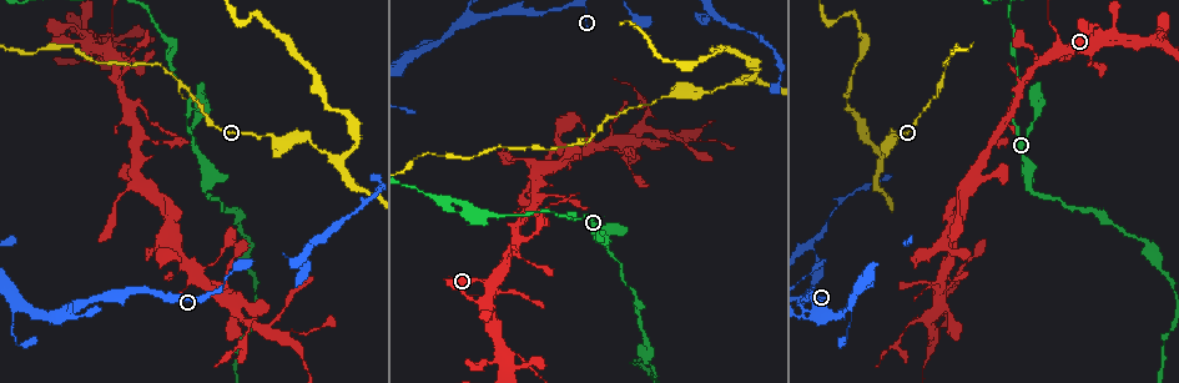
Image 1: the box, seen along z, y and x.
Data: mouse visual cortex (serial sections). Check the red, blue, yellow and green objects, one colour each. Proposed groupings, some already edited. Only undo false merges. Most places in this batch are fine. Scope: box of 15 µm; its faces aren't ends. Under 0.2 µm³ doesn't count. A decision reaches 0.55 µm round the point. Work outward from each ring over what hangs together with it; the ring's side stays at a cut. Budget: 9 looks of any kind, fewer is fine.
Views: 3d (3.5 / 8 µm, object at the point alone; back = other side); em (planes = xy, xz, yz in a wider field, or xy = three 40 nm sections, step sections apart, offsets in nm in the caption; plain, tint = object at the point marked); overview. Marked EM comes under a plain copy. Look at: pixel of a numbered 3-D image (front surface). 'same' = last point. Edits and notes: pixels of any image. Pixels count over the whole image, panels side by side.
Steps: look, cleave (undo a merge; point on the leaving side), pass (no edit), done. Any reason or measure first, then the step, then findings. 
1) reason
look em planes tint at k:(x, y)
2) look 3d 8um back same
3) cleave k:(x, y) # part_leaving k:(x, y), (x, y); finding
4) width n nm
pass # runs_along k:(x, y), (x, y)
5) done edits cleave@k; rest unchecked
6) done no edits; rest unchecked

three-way junction
look 3d 3.5um at 1:(339, 159)

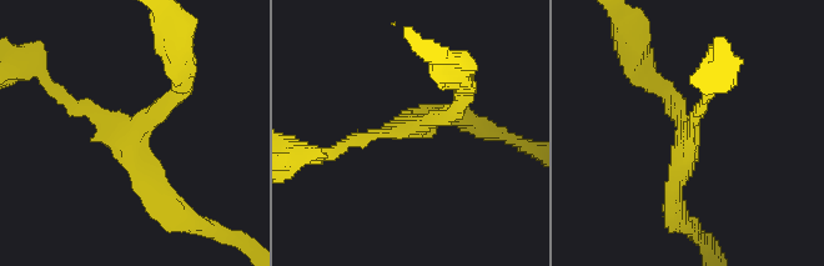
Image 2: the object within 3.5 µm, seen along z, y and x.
arms 3; arm_widths 150, 200, 250 nm
look em xy step 5 tint at 2:(690, 132)

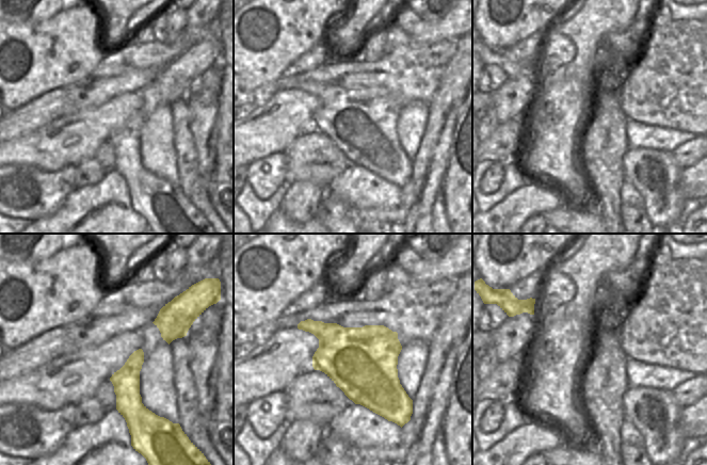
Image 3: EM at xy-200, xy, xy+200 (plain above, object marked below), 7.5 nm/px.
pass # runs_along 2:(336, 150), (447, 118), (462, 95); one cell here

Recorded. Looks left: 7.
sudden change in width
look 3d 3.5um at 1:(111, 26)

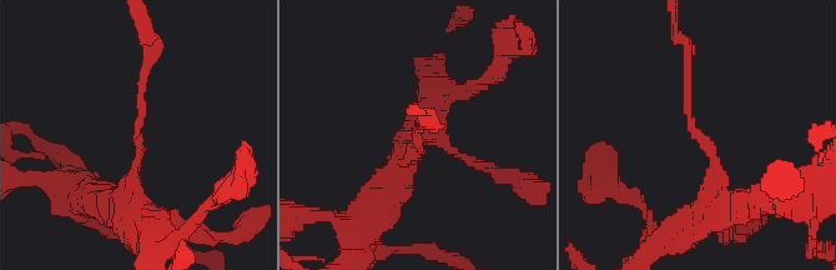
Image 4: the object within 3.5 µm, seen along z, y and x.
arm_widths 100, 350 nm; now the EM
look em xy step 5 tint at 4:(141, 144)

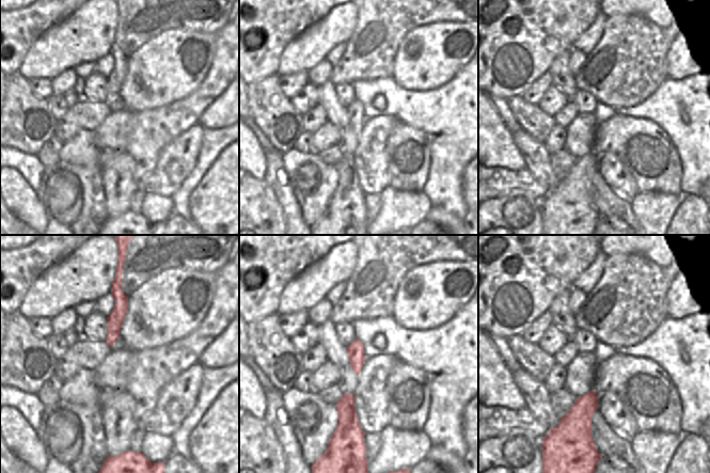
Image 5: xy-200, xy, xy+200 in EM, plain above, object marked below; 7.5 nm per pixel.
cut it another way
look em planes tint same

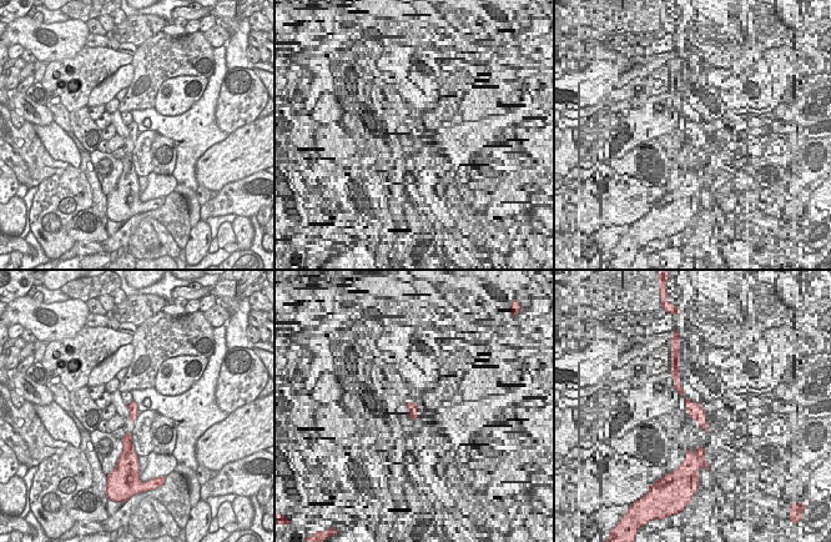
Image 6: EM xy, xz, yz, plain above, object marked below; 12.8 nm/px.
width 130 nm
pass # runs_along 4:(733, 206), (690, 125), (688, 60); one cell here

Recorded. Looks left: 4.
a narrow waist
look 3d 8um at 1:(1016, 82)

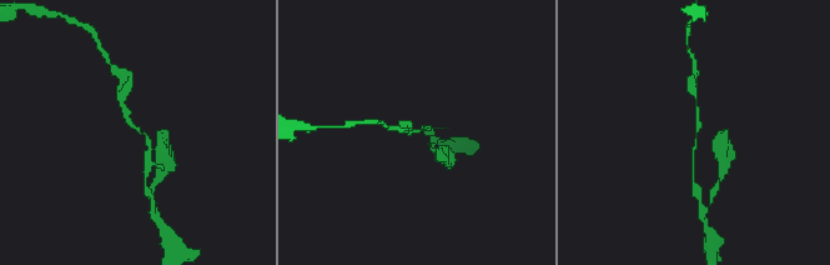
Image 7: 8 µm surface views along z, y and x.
look 3d 3.5um at 7:(143, 134)

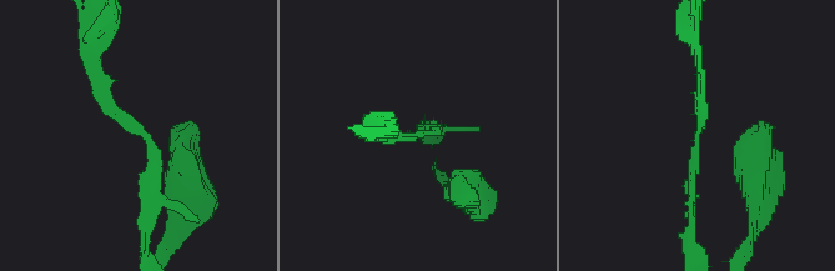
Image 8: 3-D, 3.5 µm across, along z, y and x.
arm_widths 150, 150 nm; need the tissue
look em xy step 2 tint at 8:(137, 132)

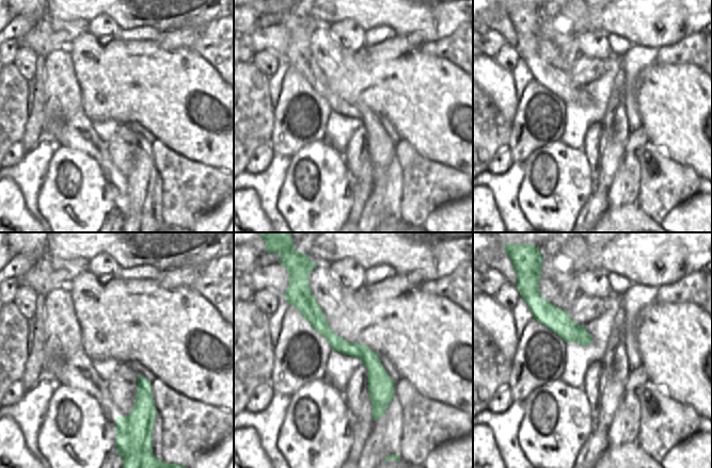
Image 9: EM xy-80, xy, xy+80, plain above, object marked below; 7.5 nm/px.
pass # runs_along 8:(144, 210), (155, 149), (101, 99), (94, 69); continuous, no second cell

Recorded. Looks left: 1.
done no edits; rest unchecked

